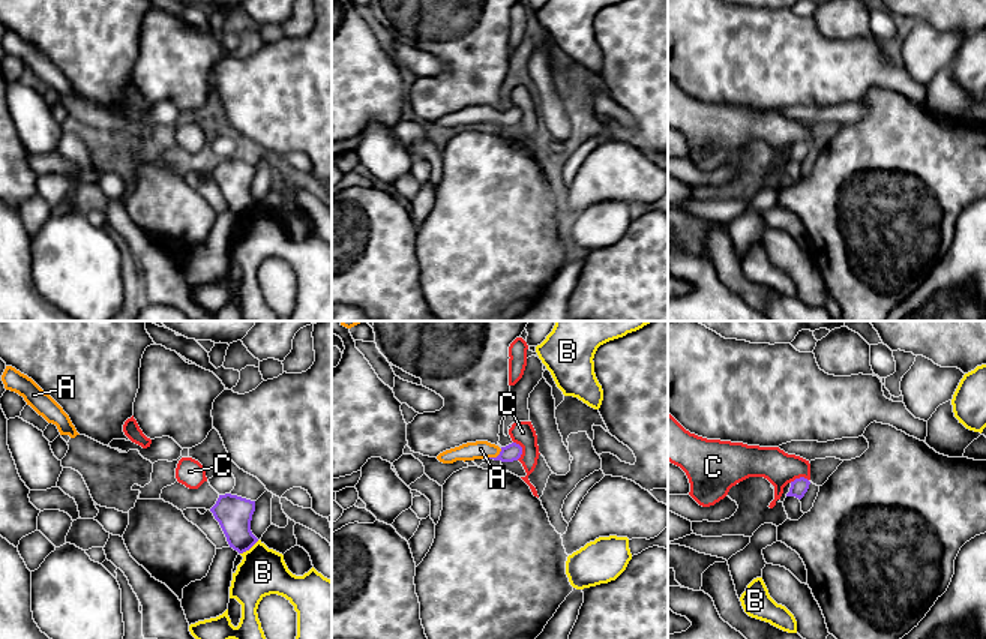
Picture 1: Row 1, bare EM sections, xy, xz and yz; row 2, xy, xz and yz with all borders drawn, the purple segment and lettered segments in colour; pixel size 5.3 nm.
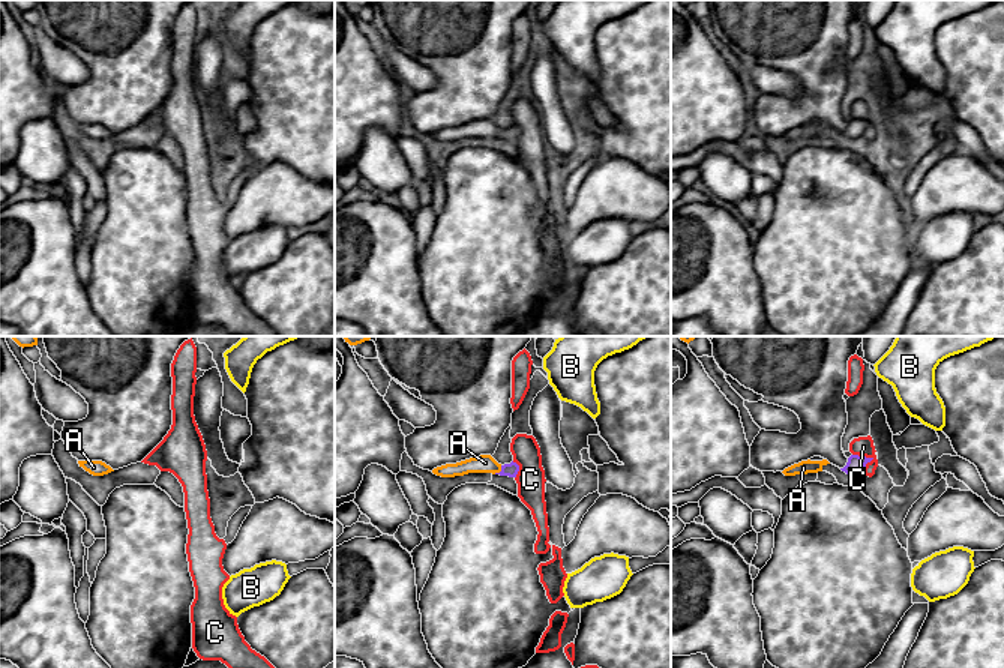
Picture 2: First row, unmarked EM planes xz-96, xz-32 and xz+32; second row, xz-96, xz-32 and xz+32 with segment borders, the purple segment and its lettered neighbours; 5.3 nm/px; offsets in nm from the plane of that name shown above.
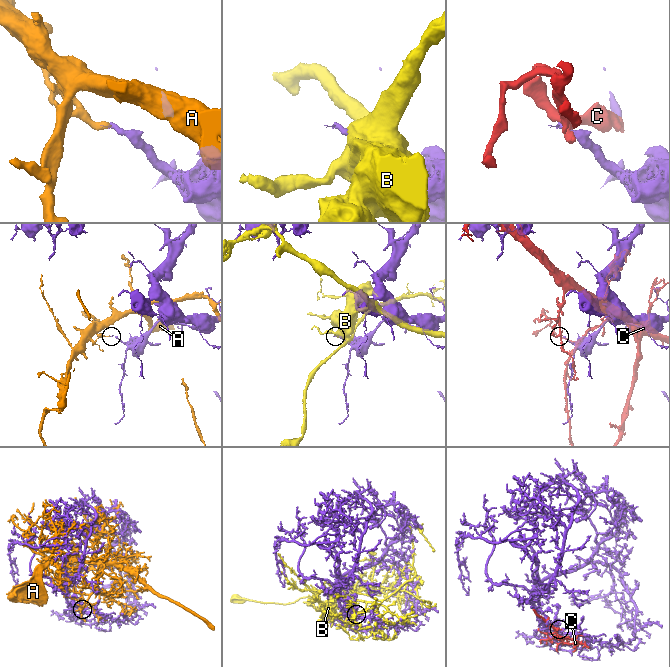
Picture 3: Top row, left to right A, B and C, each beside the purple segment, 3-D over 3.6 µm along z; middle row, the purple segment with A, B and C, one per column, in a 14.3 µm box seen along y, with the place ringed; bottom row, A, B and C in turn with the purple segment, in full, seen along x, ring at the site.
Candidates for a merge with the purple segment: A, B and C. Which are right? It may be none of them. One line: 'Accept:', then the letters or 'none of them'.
Accept: none of them

